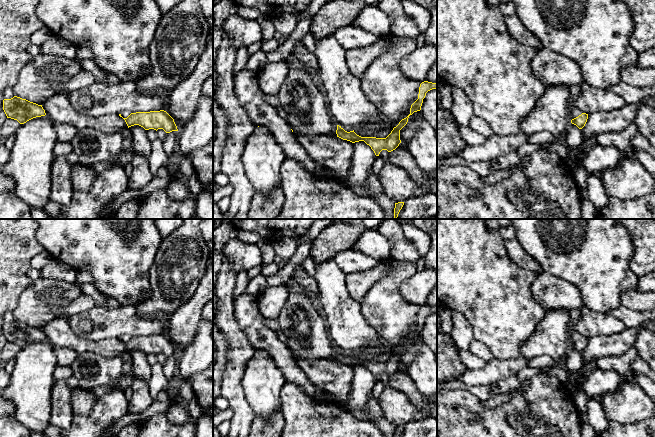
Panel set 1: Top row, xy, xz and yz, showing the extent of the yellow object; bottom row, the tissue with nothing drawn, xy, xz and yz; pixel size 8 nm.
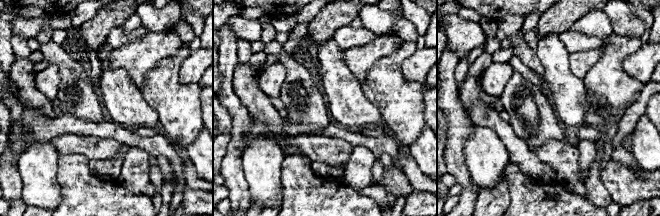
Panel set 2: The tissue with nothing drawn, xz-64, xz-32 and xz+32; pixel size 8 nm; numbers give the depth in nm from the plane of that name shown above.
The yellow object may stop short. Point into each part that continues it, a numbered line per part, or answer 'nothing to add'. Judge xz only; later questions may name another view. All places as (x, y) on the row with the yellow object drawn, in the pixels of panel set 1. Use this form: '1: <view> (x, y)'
nothing to add

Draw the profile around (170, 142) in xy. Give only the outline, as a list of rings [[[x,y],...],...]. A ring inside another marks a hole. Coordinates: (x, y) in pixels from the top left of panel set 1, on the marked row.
[[[172,131],[167,133],[165,139],[163,140],[163,151],[170,155],[177,150],[177,139],[179,131]]]

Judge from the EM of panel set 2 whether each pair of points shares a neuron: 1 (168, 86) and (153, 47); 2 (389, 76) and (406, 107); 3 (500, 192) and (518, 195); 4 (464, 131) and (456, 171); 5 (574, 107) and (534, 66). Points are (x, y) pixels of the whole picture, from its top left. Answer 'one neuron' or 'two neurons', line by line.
1: two neurons
2: one neuron
3: two neurons
4: one neuron
5: two neurons

